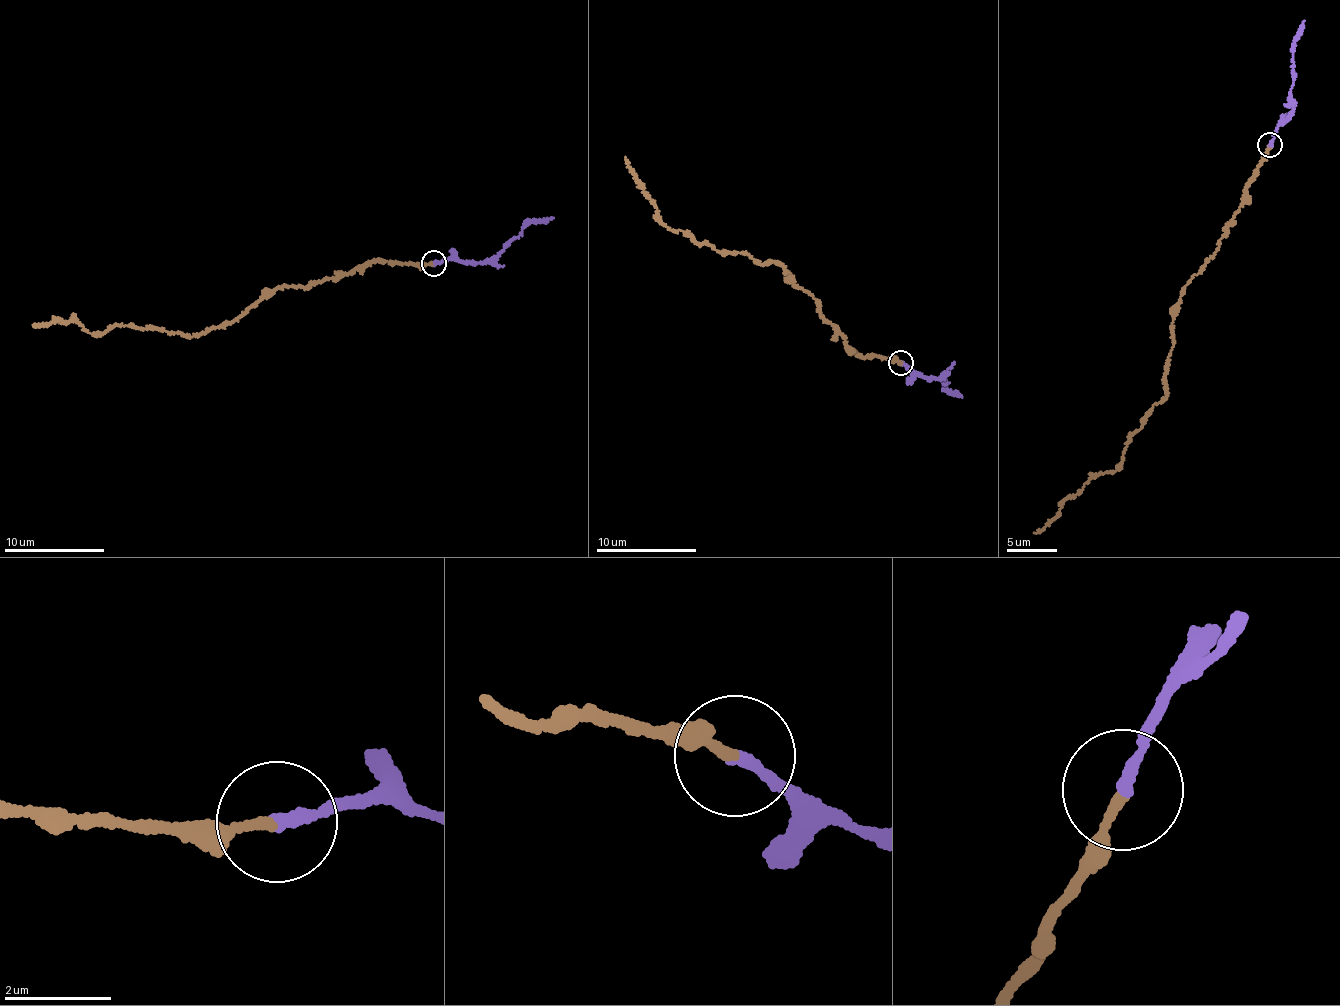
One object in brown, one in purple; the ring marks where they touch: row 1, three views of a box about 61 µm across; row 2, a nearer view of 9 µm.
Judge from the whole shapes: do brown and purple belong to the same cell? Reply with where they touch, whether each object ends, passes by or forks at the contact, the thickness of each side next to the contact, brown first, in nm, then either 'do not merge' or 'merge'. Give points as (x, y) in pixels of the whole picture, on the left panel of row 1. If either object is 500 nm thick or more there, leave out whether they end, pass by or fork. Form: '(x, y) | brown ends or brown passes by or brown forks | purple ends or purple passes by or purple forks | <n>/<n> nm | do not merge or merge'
(433, 263) | brown ends | purple ends | 180/200 nm | merge

